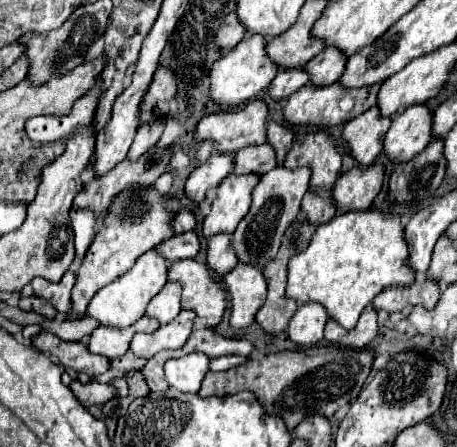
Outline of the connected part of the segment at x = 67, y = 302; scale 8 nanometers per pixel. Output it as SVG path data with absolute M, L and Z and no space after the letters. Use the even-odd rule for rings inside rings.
M67 270L65 276L61 278L61 282L57 282L57 284L43 280L43 278L35 278L31 282L35 296L49 300L57 308L59 314L67 314L71 310L71 288L73 288L73 284L75 284L75 272L71 272L71 270Z

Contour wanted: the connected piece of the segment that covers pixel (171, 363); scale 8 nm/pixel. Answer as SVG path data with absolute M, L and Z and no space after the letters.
M187 354L181 358L171 358L165 362L167 382L181 390L197 394L201 388L201 380L209 370L209 358L205 354Z

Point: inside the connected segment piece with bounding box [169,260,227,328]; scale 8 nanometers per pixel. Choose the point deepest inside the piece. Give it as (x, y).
(206, 297)

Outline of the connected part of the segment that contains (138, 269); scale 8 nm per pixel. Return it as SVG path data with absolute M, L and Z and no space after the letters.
M157 250L145 252L143 256L137 258L135 266L127 274L119 276L115 282L107 284L105 288L101 288L93 296L93 300L87 306L87 316L95 318L95 320L99 320L101 324L107 324L107 326L121 326L121 328L125 328L125 326L135 324L145 314L145 308L147 308L149 300L167 282L167 268L169 268L169 262Z

